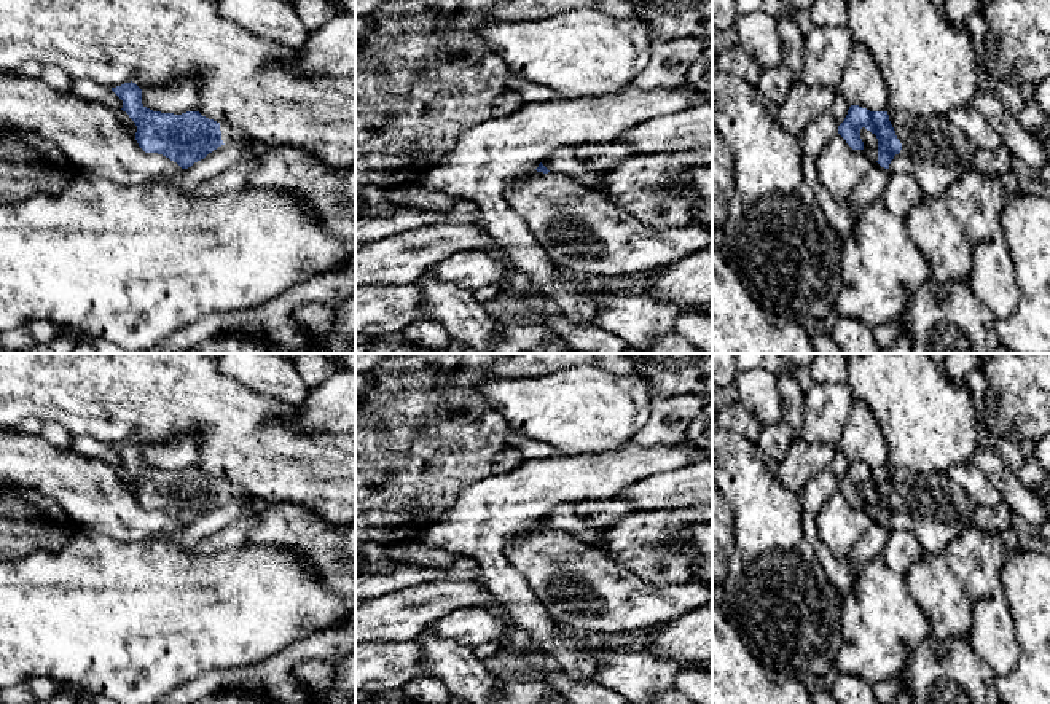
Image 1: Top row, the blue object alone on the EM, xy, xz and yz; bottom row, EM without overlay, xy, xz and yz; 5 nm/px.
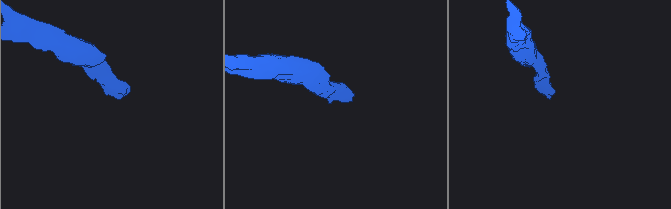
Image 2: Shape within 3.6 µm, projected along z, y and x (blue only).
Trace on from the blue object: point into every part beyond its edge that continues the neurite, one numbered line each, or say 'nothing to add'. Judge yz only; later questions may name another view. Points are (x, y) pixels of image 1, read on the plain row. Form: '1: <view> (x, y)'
1: yz (870, 499)
2: yz (932, 510)

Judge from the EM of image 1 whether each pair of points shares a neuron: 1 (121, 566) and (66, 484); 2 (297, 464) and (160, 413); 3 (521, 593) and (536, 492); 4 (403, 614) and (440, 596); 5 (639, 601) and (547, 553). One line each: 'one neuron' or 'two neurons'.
1: two neurons
2: one neuron
3: one neuron
4: one neuron
5: one neuron

